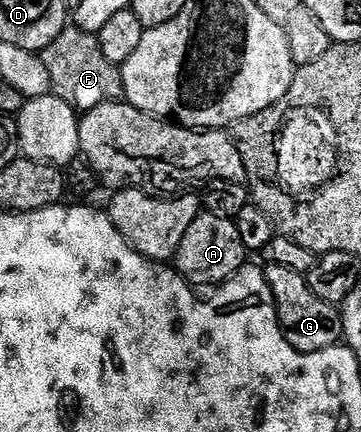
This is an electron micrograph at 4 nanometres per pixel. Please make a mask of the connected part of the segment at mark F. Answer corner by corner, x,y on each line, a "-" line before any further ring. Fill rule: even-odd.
69,26
39,55
50,74
51,95
62,98
62,102
75,108
77,113
89,112
99,104
124,100
124,77
121,69
102,54
99,35

